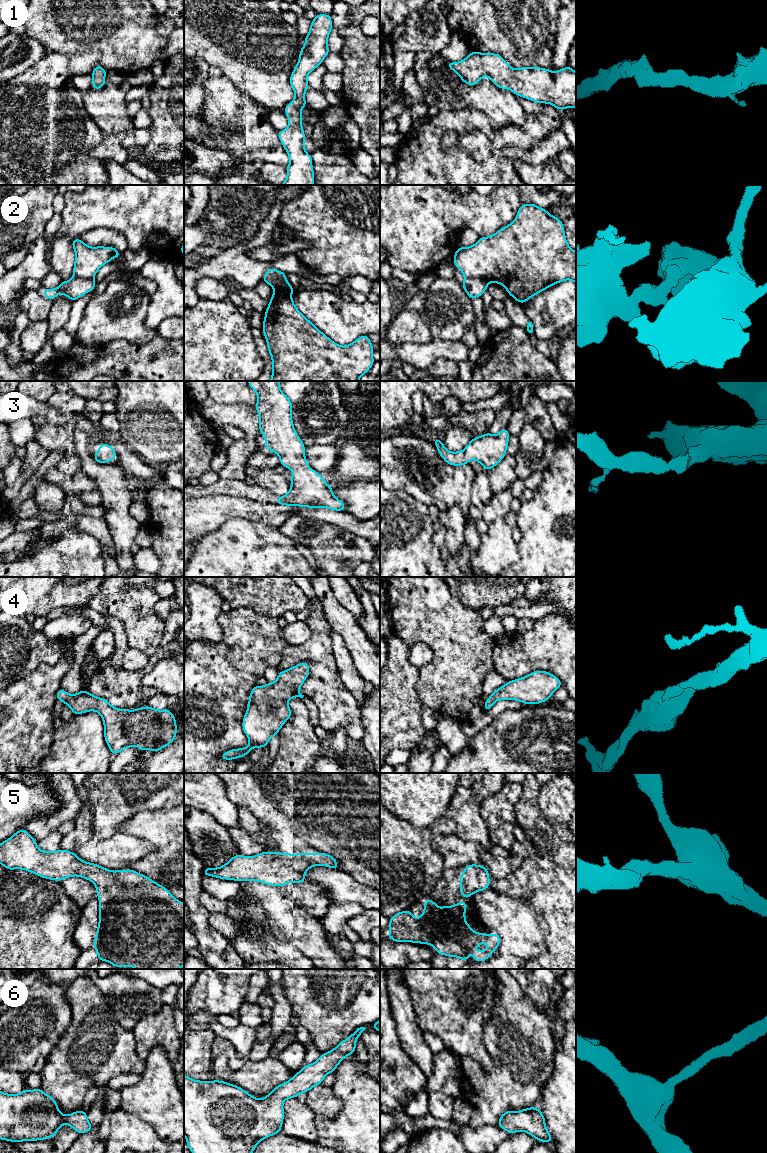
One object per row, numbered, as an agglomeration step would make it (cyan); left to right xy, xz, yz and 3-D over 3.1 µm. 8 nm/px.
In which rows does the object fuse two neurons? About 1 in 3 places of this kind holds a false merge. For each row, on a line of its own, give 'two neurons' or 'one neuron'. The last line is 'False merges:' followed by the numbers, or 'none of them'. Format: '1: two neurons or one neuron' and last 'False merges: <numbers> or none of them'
1: one neuron
2: two neurons
3: one neuron
4: one neuron
5: one neuron
6: one neuron
False merges: 2

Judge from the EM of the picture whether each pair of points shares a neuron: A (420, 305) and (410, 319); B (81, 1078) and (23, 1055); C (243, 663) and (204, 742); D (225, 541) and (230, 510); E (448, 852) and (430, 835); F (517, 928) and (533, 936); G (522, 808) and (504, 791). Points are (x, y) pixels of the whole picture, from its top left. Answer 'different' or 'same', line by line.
A: different
B: different
C: same
D: different
E: different
F: same
G: different

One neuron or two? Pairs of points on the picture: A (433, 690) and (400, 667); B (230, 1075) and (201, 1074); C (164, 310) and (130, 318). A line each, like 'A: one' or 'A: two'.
A: two
B: two
C: two

